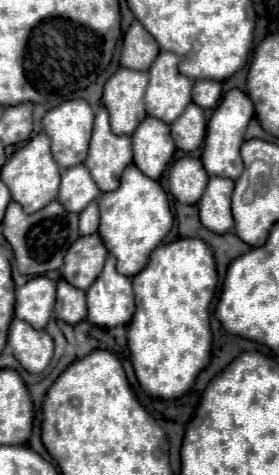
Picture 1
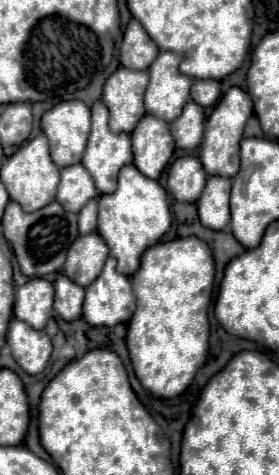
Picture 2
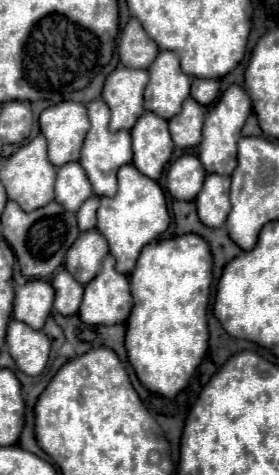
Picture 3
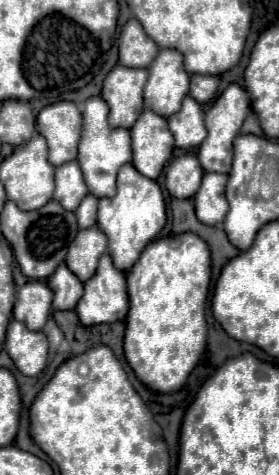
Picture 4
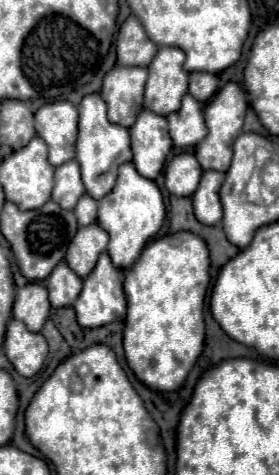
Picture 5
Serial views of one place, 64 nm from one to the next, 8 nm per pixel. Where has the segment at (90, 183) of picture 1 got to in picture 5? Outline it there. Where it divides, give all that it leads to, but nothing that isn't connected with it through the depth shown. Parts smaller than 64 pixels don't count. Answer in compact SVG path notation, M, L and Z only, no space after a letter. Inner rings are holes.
M68 160L68 164L62 164L54 172L52 200L56 200L60 208L72 210L82 194L84 194L84 186L80 180L80 166L76 160Z

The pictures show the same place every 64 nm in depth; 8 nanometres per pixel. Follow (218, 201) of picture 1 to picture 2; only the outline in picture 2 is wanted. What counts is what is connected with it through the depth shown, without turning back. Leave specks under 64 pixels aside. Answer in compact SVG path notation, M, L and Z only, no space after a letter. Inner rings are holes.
M222 176L208 178L204 192L196 202L200 222L206 228L224 230L230 224L230 206L228 206L230 186L232 186L230 178L222 178Z

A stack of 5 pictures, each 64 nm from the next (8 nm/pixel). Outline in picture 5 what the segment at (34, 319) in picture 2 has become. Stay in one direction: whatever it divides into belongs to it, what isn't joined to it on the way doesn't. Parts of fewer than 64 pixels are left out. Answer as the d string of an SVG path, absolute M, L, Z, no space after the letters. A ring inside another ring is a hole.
M30 282L16 292L14 318L24 320L32 332L40 332L50 314L48 290L42 282Z

